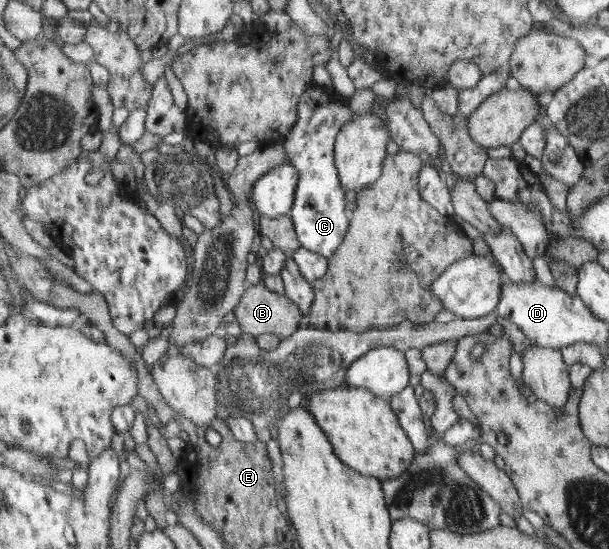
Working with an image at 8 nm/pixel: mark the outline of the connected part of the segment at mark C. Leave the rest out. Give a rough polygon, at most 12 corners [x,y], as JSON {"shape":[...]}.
{"shape":[[318,83],[283,141],[300,170],[290,217],[329,258],[344,243],[336,138],[349,98]]}

